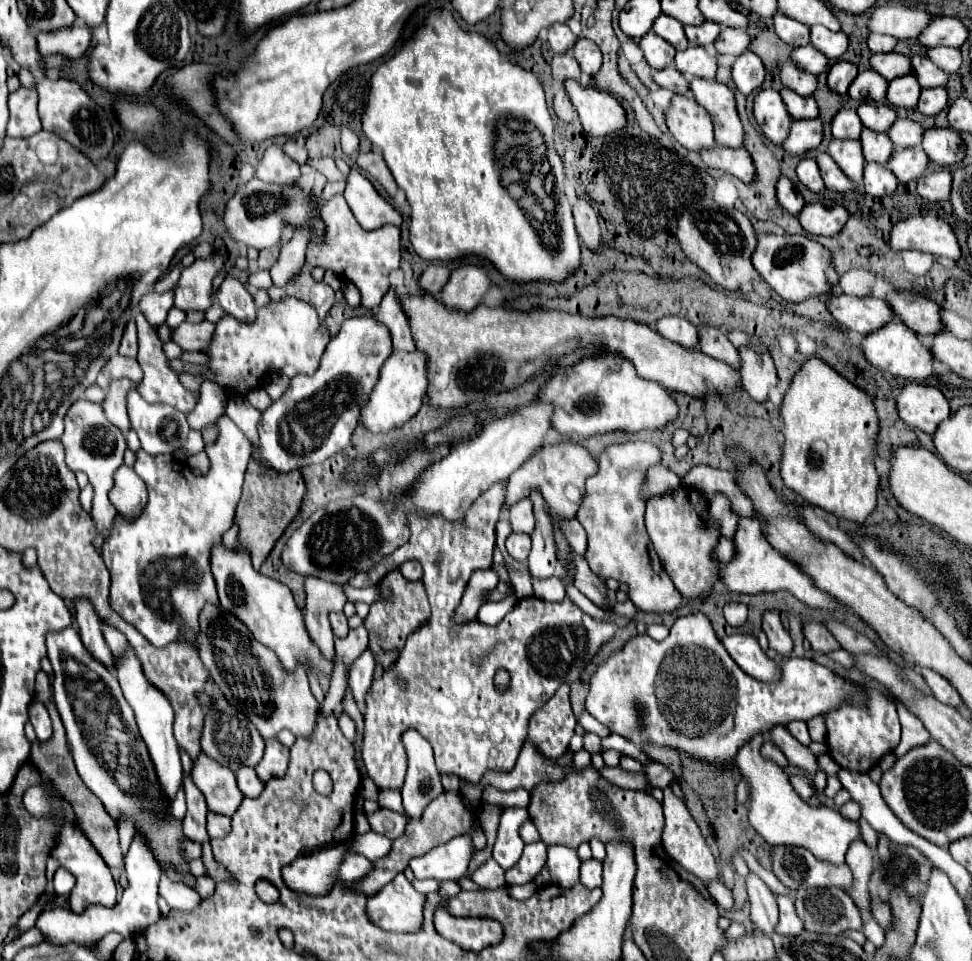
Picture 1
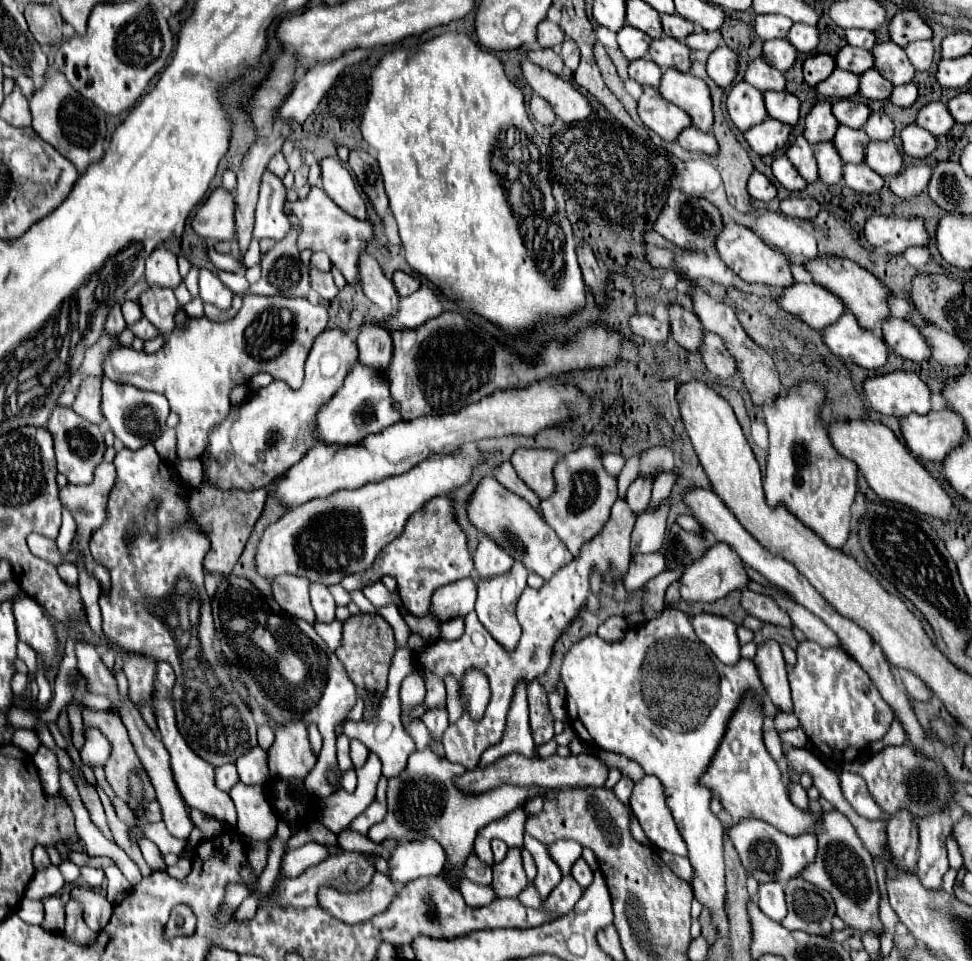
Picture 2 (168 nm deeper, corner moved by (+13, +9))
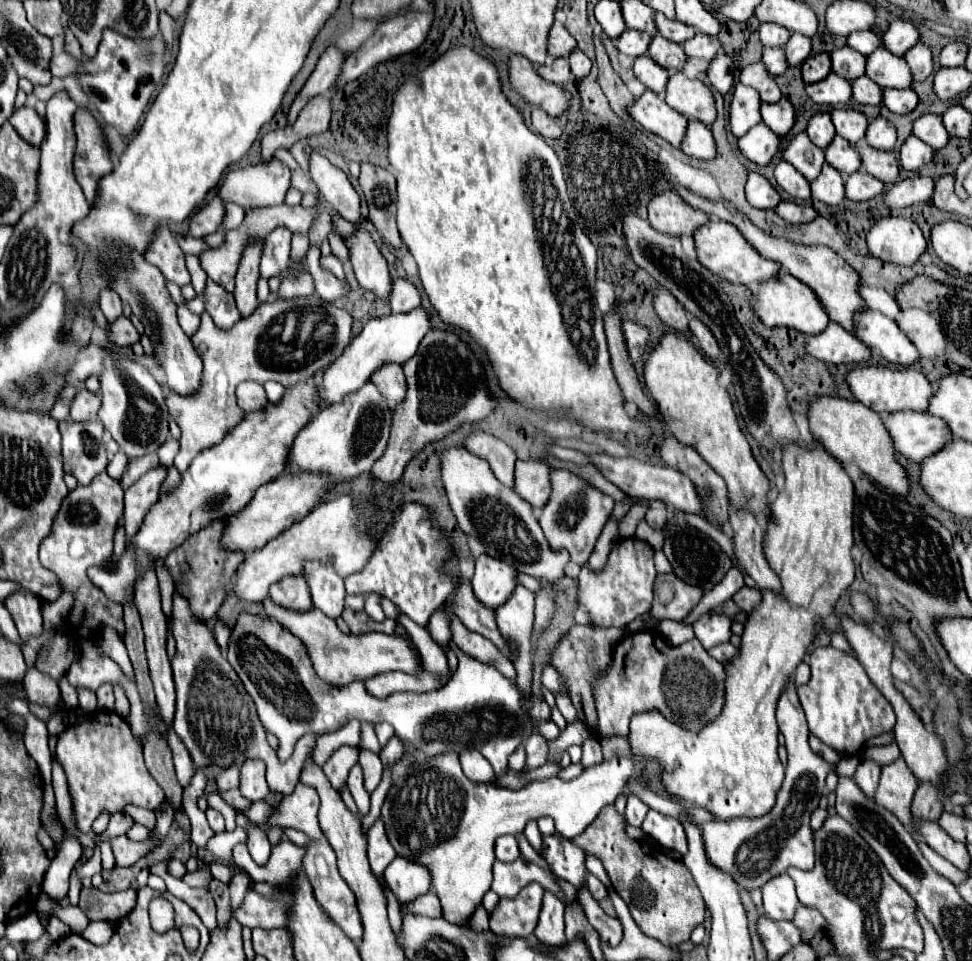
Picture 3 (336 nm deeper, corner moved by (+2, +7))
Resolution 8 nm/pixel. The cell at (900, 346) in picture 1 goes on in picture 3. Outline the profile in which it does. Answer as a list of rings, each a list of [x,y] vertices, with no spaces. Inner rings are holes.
[[[830,323],[820,335],[812,335],[806,341],[806,351],[826,363],[862,363],[872,357],[872,351],[848,333],[838,323]]]

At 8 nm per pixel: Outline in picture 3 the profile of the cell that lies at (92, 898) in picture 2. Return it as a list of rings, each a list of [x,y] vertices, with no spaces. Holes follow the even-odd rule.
[[[94,921],[94,923],[90,923],[90,925],[86,927],[86,931],[82,933],[82,937],[88,939],[90,943],[94,943],[94,945],[104,945],[104,943],[110,941],[112,931],[114,931],[114,929],[110,927],[108,921]]]

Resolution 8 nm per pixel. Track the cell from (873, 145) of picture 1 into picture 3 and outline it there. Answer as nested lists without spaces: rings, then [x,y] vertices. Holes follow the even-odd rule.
[[[840,135],[834,137],[832,145],[828,145],[826,163],[836,167],[838,171],[842,171],[844,175],[852,175],[854,171],[858,171],[862,167],[856,147],[850,147],[850,143],[846,143],[846,139],[842,139]]]

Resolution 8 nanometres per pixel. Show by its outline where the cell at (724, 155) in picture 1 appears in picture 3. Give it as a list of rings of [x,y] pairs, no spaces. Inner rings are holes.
[[[698,121],[688,123],[688,131],[680,147],[686,155],[696,159],[714,159],[716,155],[716,143],[714,143],[712,131]]]

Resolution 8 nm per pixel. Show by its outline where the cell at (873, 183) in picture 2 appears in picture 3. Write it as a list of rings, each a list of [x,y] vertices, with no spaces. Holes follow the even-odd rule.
[[[862,169],[846,177],[846,197],[852,201],[868,201],[880,195],[882,191],[884,183],[880,179],[874,179],[872,175],[866,175],[866,171]]]

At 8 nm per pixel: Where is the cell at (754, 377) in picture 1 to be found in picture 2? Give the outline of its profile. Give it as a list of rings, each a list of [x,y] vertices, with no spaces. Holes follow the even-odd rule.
[[[703,333],[703,341],[699,347],[699,353],[703,357],[705,367],[725,379],[729,375],[735,375],[735,361],[731,361],[731,357],[727,357],[727,349],[723,349],[723,343],[719,341],[719,337],[715,337],[715,333]]]

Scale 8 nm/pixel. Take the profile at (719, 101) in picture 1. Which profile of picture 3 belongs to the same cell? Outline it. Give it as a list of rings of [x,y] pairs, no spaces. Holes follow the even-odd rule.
[[[684,73],[670,75],[666,103],[688,119],[698,119],[708,127],[716,121],[716,103],[710,87],[698,79],[688,79]]]

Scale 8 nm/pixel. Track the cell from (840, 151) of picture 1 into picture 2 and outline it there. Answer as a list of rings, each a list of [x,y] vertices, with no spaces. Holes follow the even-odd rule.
[[[831,141],[813,145],[815,159],[817,159],[817,169],[819,169],[819,181],[825,185],[837,185],[843,179],[843,163],[839,157],[835,157],[835,149],[831,149]]]

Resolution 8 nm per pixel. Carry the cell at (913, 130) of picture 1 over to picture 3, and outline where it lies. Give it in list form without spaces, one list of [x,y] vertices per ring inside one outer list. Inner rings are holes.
[[[878,117],[868,125],[866,141],[876,149],[886,149],[886,151],[894,149],[894,145],[896,145],[896,127],[888,119]]]

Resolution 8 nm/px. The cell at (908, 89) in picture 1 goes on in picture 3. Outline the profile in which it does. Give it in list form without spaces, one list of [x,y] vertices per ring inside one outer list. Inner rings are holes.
[[[862,75],[852,81],[852,91],[854,91],[854,101],[864,103],[864,105],[880,105],[882,103],[882,91],[870,77]]]

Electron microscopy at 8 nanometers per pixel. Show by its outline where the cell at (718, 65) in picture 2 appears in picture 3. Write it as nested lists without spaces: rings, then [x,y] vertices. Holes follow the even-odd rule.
[[[720,53],[712,59],[712,63],[708,67],[708,79],[722,95],[726,95],[730,91],[730,87],[734,85],[732,65],[734,65],[732,57],[728,57],[726,53]]]

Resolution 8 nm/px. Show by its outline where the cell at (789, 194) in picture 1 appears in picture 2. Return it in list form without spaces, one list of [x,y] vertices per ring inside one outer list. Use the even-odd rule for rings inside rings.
[[[753,171],[753,173],[749,175],[747,191],[749,191],[749,195],[751,195],[753,199],[763,201],[763,203],[765,203],[765,201],[771,201],[771,199],[777,195],[775,185],[773,185],[763,173],[759,173],[759,171]]]

